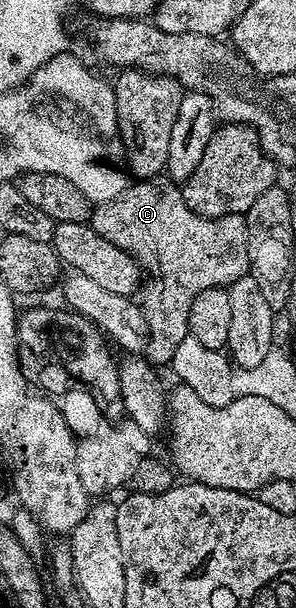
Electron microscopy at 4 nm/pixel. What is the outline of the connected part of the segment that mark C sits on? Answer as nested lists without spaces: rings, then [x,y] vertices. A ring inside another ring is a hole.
[[[136,181],[125,187],[117,199],[97,203],[92,208],[90,225],[99,235],[106,237],[118,249],[131,251],[146,276],[143,288],[142,310],[148,323],[148,341],[146,358],[153,365],[171,364],[175,350],[188,334],[190,305],[202,289],[211,287],[227,288],[243,275],[249,274],[248,266],[248,221],[244,215],[227,215],[217,219],[208,219],[194,213],[186,205],[183,190],[172,181]]]

